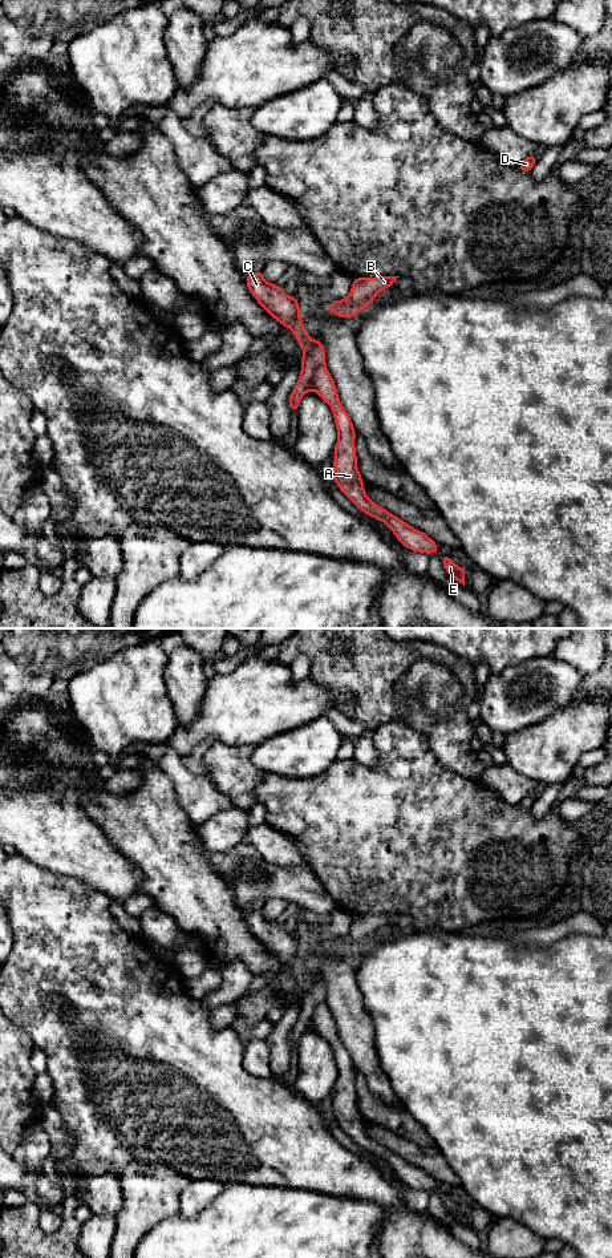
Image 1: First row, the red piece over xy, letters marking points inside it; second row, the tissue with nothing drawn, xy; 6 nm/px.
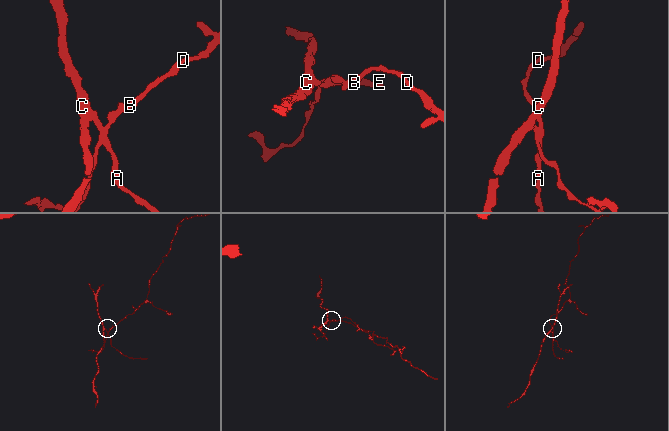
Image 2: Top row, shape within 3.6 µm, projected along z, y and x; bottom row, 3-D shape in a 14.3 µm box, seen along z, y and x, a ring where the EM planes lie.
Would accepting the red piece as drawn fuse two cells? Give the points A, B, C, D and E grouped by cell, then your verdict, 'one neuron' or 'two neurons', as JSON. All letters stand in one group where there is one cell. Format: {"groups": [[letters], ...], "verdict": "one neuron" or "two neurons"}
{"groups": [["A", "C", "E"], ["B", "D"]], "verdict": "two neurons"}

